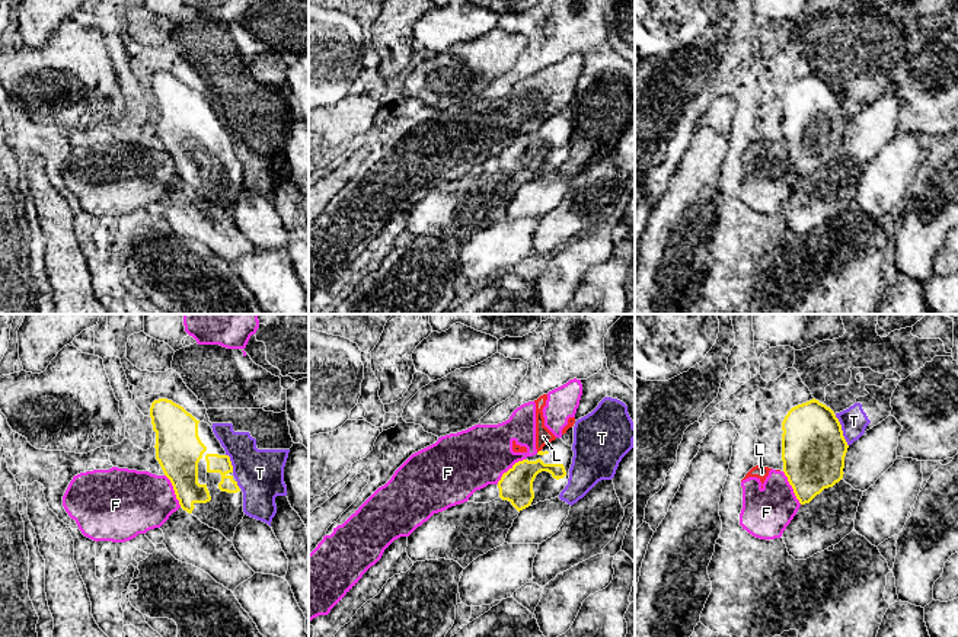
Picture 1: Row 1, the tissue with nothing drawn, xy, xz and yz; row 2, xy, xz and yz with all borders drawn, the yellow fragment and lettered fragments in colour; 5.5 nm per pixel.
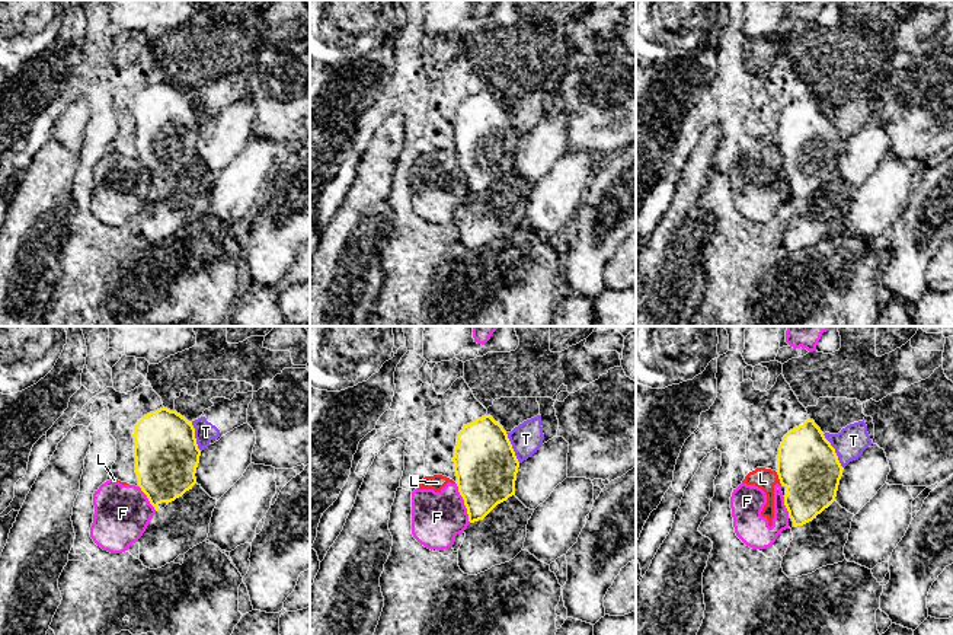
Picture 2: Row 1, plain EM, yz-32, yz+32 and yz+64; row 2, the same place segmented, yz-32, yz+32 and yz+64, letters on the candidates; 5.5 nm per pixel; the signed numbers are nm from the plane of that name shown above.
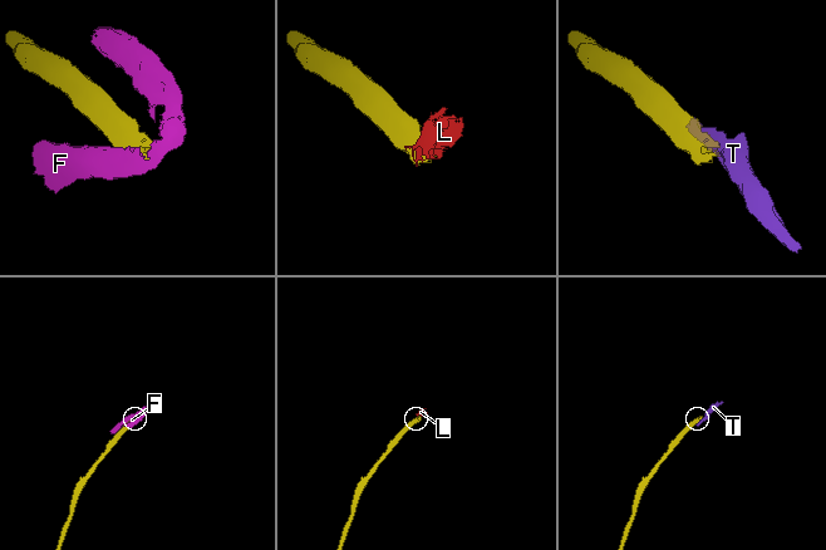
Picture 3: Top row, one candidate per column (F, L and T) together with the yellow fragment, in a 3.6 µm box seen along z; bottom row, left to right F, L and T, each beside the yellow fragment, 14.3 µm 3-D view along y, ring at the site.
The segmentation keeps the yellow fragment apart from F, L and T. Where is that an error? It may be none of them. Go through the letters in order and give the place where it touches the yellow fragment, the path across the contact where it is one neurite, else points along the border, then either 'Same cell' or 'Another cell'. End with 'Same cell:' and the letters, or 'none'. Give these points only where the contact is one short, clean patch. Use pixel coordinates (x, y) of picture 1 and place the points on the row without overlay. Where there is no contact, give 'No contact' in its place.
F: Touches yellow at xz (510, 143). Boundary: xz (524, 133), (514, 137), (497, 157). Another cell
L: Touches yellow at xz (539, 125). Boundary: xz (540, 124), (537, 127). Another cell
T: Touches yellow at yz (842, 105). Another cell
Same cell: none

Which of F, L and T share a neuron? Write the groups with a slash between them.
F L / T

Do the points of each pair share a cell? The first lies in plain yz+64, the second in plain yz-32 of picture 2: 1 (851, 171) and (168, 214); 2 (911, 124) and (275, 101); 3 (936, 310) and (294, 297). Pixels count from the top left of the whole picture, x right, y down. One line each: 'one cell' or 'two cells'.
1: two cells
2: one cell
3: one cell

